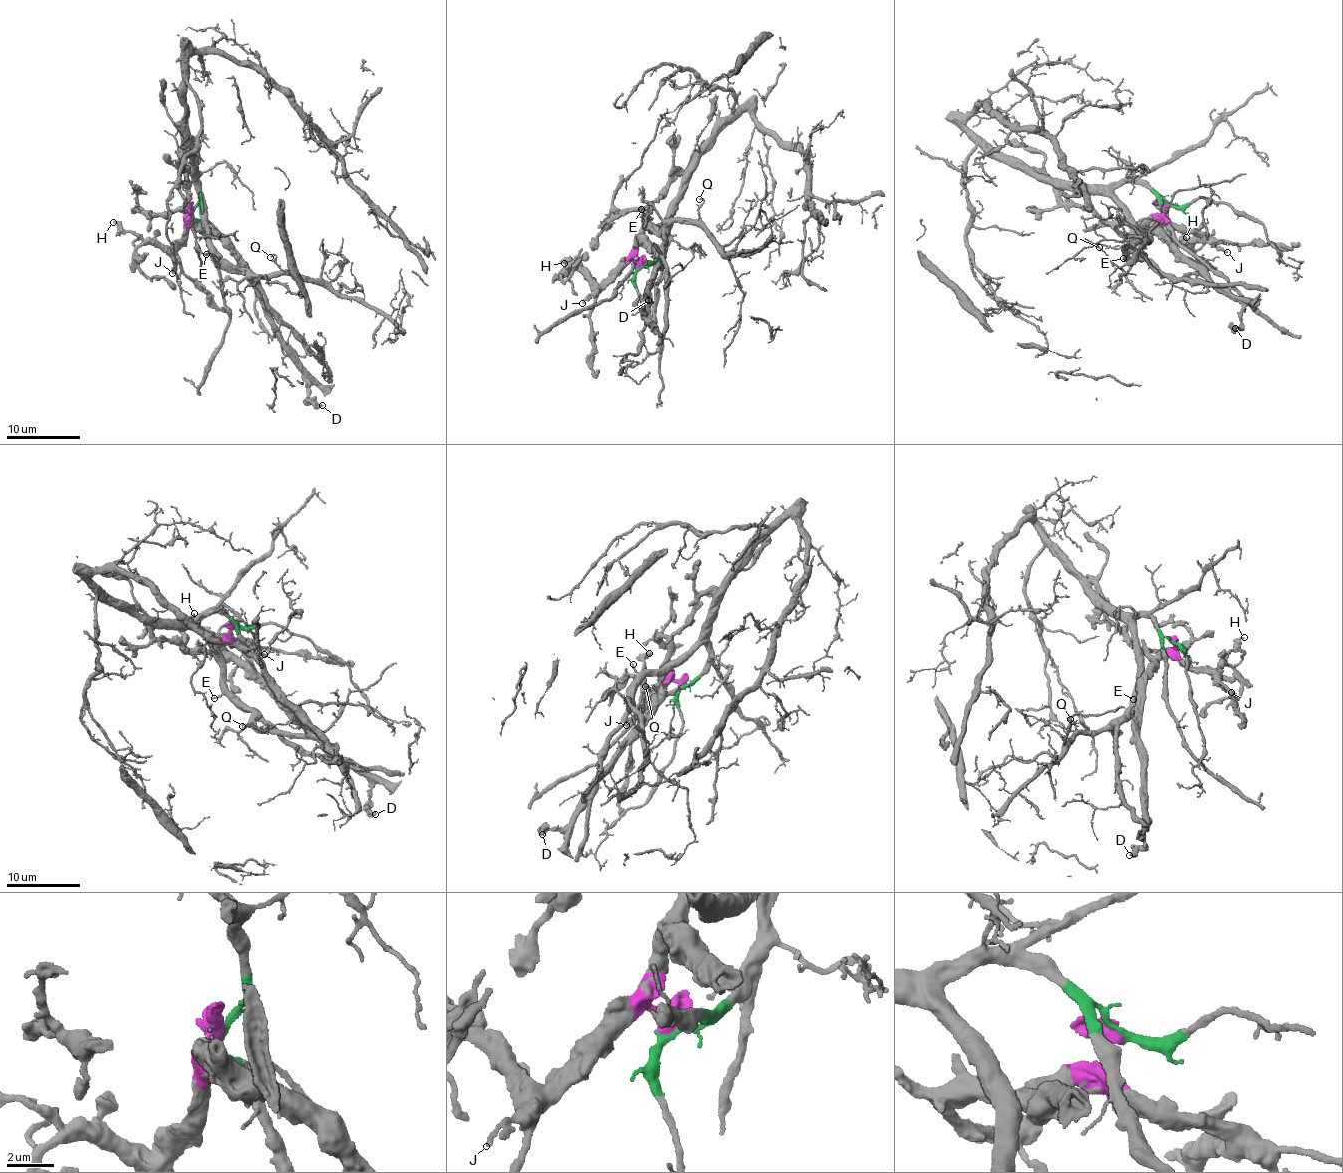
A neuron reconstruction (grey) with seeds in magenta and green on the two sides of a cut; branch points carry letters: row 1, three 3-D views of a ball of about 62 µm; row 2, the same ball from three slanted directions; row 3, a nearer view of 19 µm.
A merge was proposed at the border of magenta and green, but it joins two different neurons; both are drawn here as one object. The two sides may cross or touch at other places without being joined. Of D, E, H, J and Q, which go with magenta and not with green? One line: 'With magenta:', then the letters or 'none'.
With magenta: D, H, J

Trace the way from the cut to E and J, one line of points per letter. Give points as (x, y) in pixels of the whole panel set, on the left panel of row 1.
E: (193, 210), (200, 199), (193, 174), (201, 216), (208, 226), (209, 252), (205, 254)
J: (193, 210), (188, 214), (187, 234), (180, 244), (172, 273)

